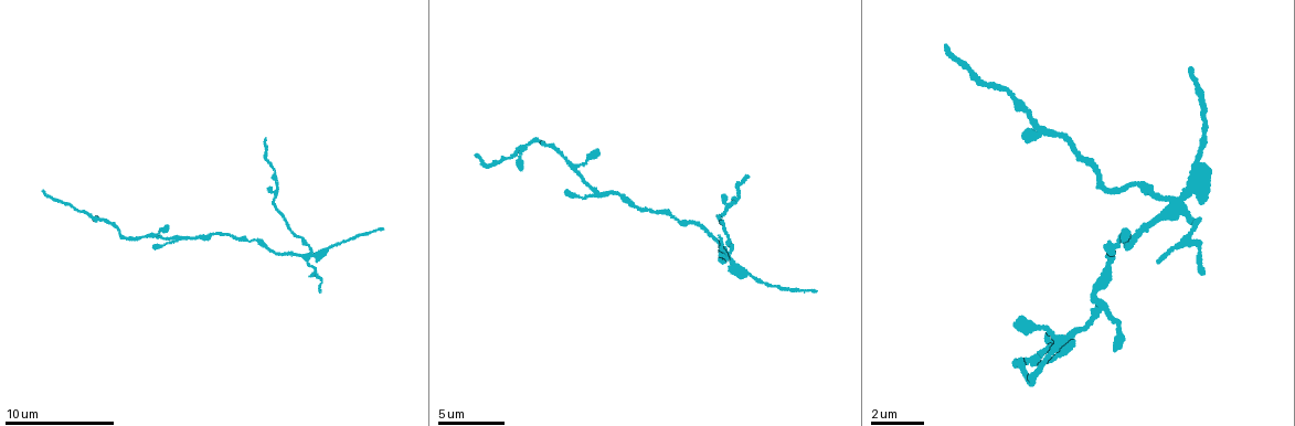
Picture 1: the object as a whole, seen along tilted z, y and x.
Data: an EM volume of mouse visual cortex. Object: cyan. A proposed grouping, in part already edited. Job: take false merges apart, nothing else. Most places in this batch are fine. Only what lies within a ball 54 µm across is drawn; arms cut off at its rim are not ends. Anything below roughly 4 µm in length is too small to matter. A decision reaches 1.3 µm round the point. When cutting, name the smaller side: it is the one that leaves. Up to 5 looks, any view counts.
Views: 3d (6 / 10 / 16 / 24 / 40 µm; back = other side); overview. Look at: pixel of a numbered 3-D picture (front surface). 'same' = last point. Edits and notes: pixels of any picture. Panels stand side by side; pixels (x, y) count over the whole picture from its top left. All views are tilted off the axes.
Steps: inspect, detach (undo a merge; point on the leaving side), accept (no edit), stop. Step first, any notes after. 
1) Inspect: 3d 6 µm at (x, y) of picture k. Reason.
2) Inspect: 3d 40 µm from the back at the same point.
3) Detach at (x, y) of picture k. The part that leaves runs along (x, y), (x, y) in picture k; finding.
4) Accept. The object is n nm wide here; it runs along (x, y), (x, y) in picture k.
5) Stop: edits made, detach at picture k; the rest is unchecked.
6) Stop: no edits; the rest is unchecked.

Inspect: 3d 10 µm at (583, 179) of picture 1. Narrows sharply.

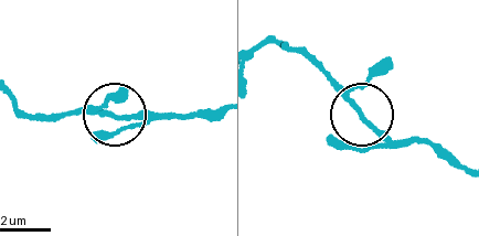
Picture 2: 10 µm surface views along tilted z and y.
Accept. The object is 170 nm wide here; it runs along (217, 113), (121, 115), (87, 107), (57, 114) in picture 2; one cell here.

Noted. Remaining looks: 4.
Inspect: 3d 10 µm at (1117, 241) of picture 1.

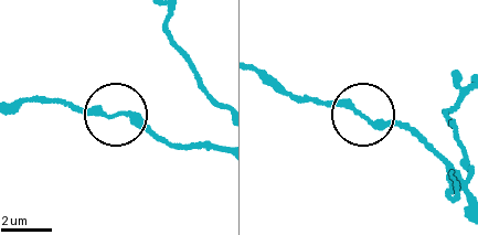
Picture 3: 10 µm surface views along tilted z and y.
Inspect: 3d 6 µm at (359, 116) of picture 3.

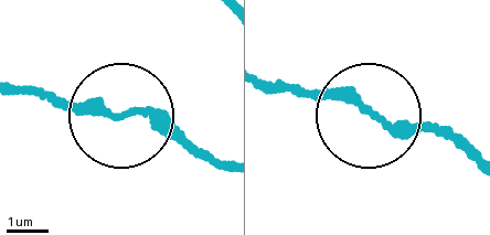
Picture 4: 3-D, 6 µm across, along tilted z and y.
Accept. It runs along (313, 96), (444, 137) in picture 4; all the same cell.

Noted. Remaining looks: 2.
Inspect: 3d 16 µm at (1173, 202) of picture 1. Four-way junction.

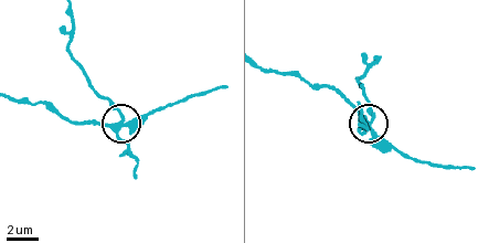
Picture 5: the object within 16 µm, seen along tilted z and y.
Inspect: 3d 6 µm at (120, 122) of picture 5.

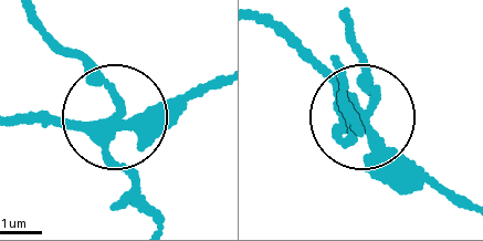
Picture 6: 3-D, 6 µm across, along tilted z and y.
Detach at (88, 79) of picture 6. 4 arms meet here; the part that leaves runs along (113, 123), (114, 103), (39, 21) in picture 6; two cells meet here.

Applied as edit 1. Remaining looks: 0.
Stop: edits made, detach at picture 6; the rest is unchecked.

